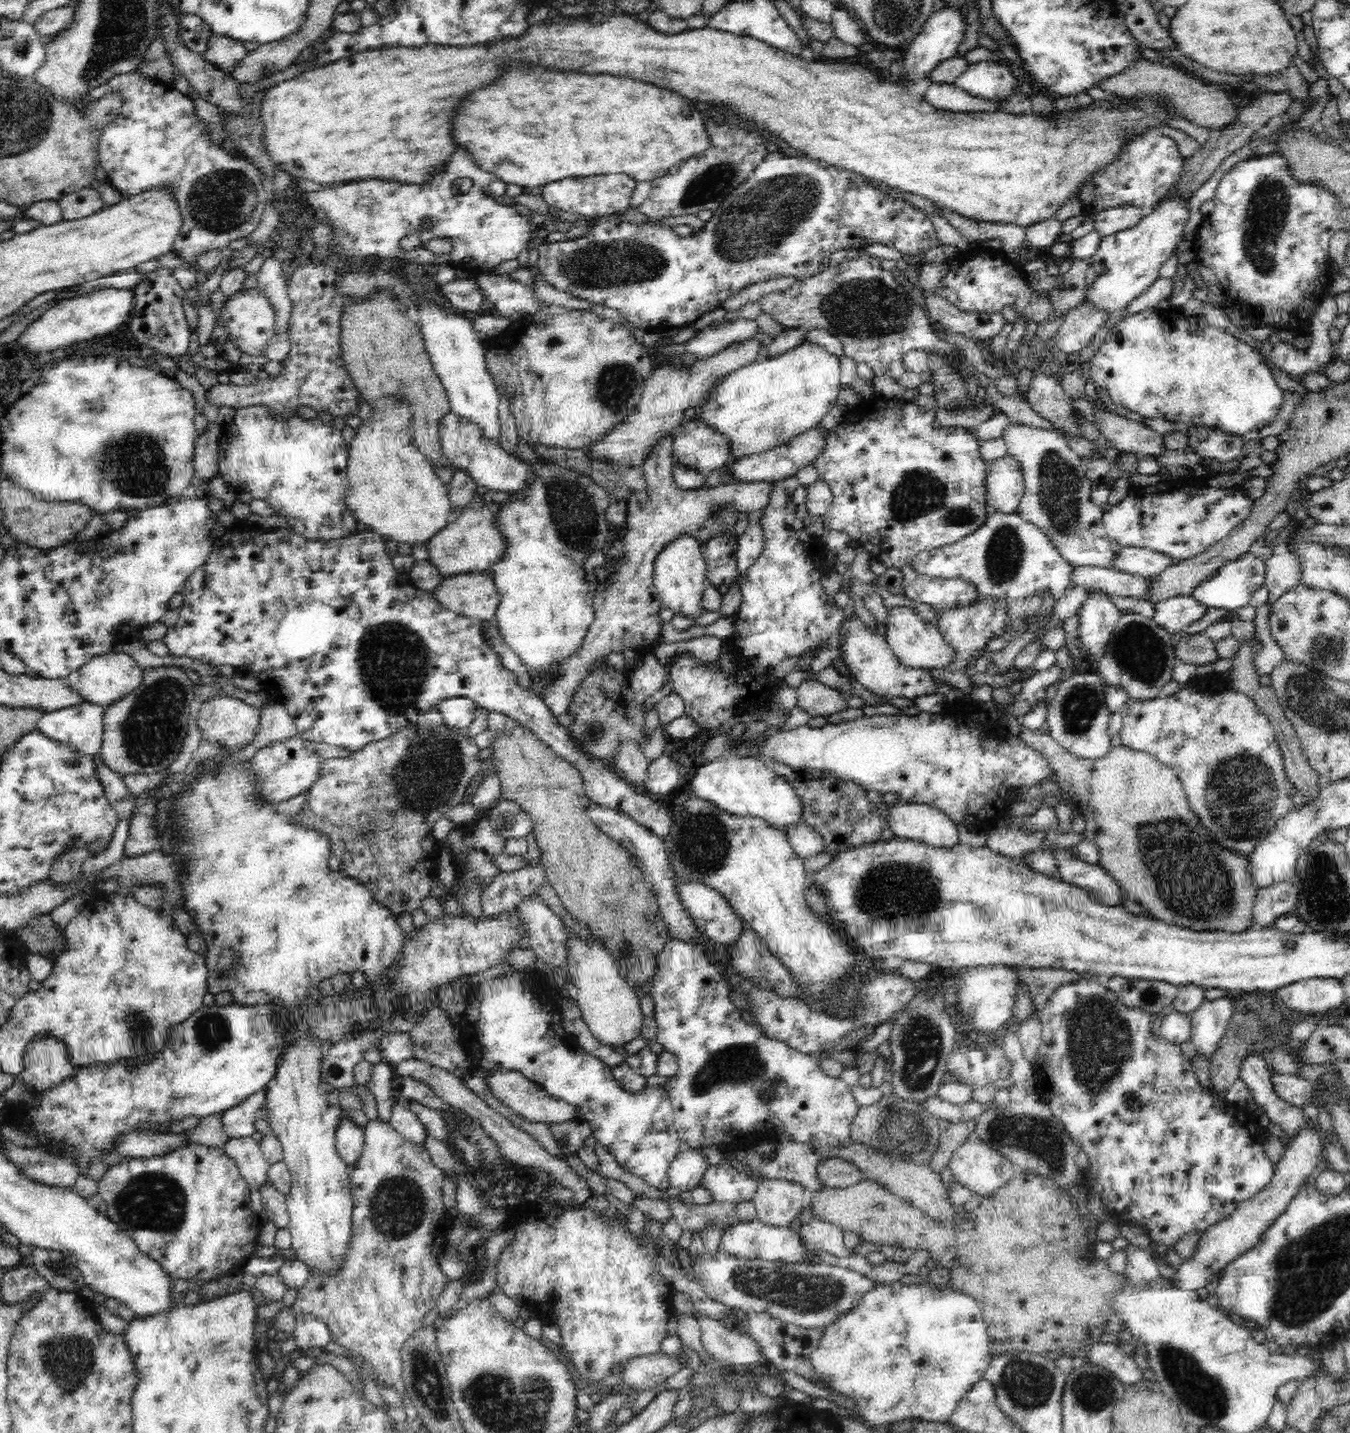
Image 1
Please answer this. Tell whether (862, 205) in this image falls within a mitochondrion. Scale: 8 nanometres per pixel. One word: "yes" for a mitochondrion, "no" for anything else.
no

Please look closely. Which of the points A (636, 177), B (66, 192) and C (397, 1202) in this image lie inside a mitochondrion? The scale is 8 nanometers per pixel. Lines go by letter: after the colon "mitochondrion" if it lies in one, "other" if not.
A: other
B: other
C: mitochondrion

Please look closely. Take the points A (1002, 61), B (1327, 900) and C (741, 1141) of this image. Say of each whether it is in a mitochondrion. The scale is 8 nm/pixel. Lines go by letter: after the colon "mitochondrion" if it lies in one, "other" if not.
A: other
B: mitochondrion
C: other

